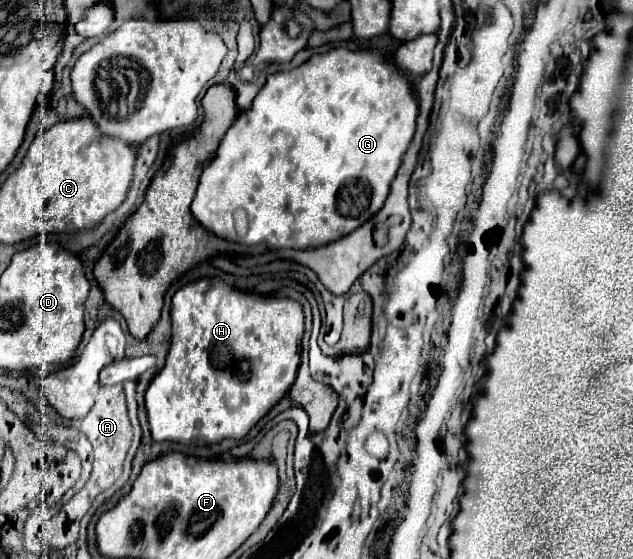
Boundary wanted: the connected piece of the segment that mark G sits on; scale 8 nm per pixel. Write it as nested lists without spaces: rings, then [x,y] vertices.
[[[347,48],[329,49],[323,55],[313,55],[307,63],[275,73],[267,77],[265,87],[259,91],[259,97],[255,97],[253,107],[249,111],[243,111],[231,129],[225,133],[215,159],[203,169],[201,181],[191,205],[191,213],[197,217],[197,221],[211,233],[215,233],[221,239],[229,239],[241,245],[257,245],[265,243],[272,251],[280,249],[313,249],[319,245],[333,243],[349,233],[353,233],[359,225],[369,221],[385,203],[389,185],[401,165],[401,157],[407,151],[407,145],[411,143],[411,137],[415,133],[415,119],[419,113],[419,103],[413,93],[411,81],[405,77],[405,73],[397,67],[393,67],[381,53],[375,51],[349,51]]]

